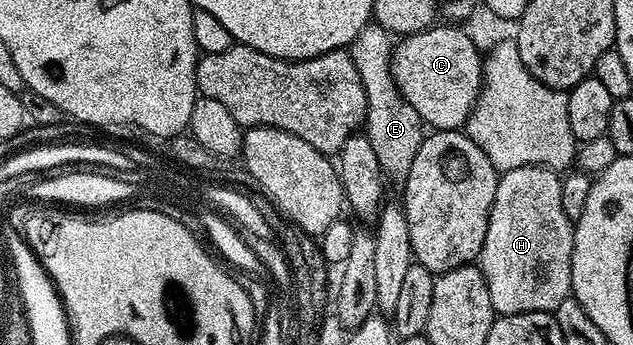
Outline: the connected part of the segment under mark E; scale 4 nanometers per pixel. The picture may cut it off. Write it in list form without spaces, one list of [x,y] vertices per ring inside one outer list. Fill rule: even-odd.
[[[370,21],[359,31],[347,50],[355,69],[363,83],[364,96],[367,97],[367,109],[363,124],[365,134],[371,141],[375,157],[379,160],[382,174],[388,180],[403,183],[409,174],[411,164],[425,136],[421,118],[411,105],[406,103],[394,85],[392,75],[393,39],[388,31],[379,24]]]

